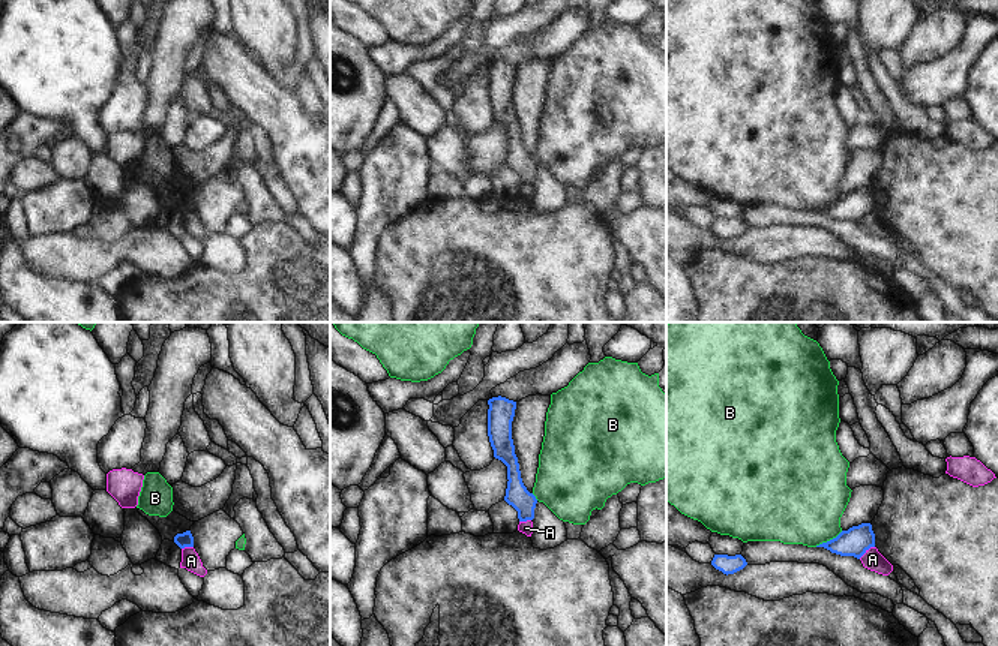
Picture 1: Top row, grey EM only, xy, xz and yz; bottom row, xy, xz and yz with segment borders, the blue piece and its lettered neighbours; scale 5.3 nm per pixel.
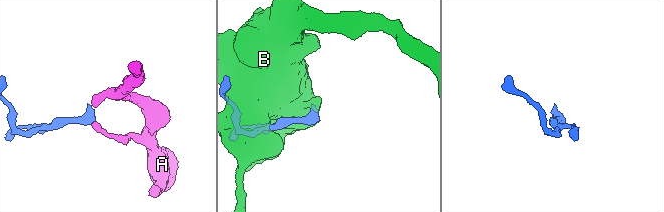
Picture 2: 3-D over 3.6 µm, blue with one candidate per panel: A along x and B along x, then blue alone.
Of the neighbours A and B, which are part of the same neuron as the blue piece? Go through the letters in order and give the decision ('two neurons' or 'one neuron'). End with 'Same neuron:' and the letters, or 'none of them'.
A: two neurons
B: two neurons
Same neuron: none of them

